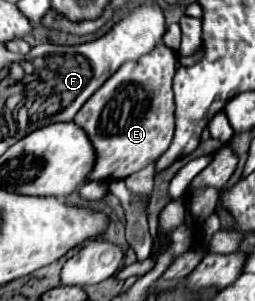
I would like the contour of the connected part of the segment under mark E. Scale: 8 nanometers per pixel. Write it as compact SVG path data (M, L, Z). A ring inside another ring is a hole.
M162 42L136 62L124 64L94 92L94 96L78 110L74 122L94 142L98 164L90 180L116 180L146 168L158 160L170 146L174 136L174 92L172 76L178 56Z

